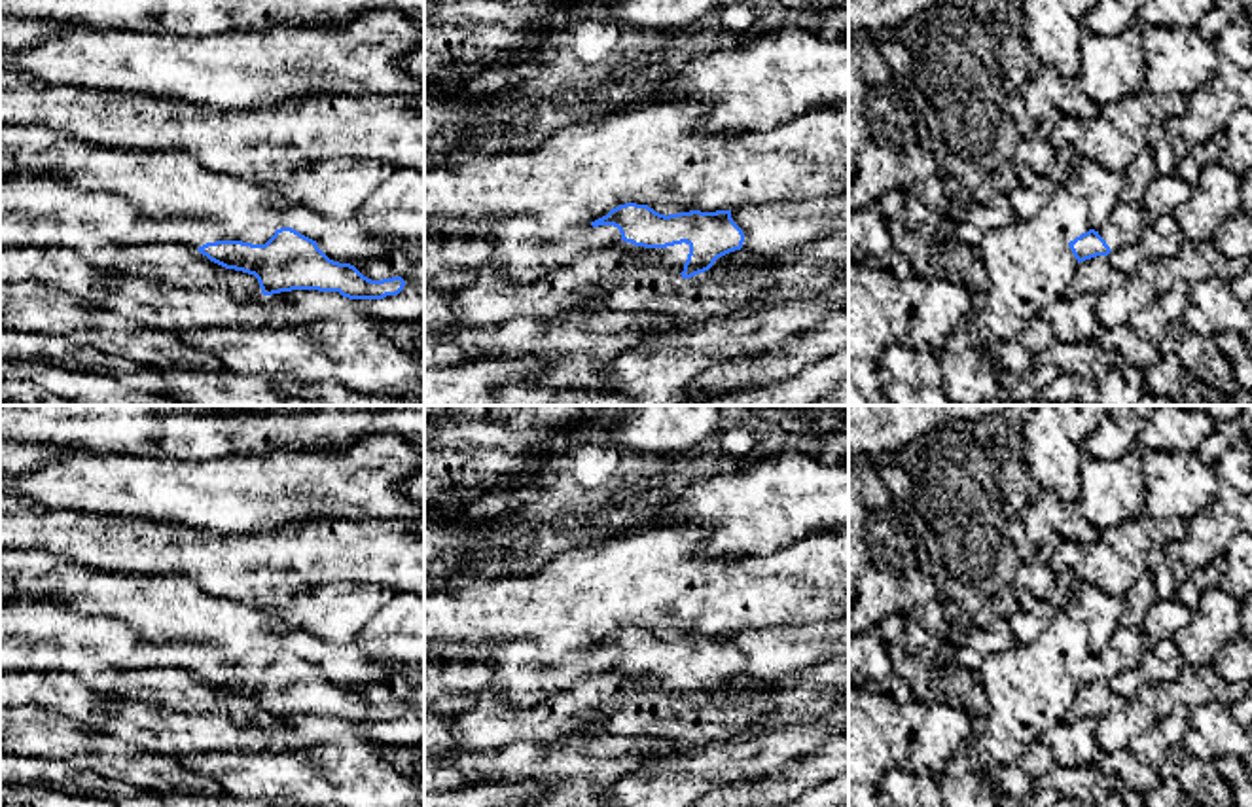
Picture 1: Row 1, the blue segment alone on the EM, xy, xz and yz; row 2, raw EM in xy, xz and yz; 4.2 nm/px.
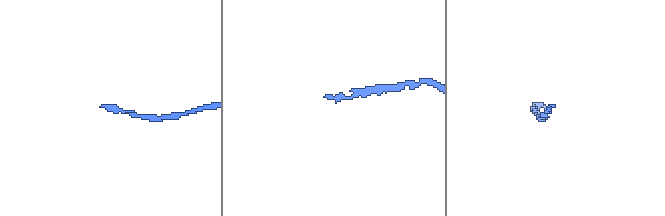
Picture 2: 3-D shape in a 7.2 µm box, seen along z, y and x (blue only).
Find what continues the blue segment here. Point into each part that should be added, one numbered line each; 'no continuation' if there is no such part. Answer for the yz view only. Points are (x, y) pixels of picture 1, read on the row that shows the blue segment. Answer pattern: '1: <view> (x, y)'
1: yz (1127, 222)

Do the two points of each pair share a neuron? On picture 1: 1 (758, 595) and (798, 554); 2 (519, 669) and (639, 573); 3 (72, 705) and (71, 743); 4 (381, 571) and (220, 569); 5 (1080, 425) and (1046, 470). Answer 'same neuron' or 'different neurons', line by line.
1: same neuron
2: different neurons
3: different neurons
4: same neuron
5: same neuron

